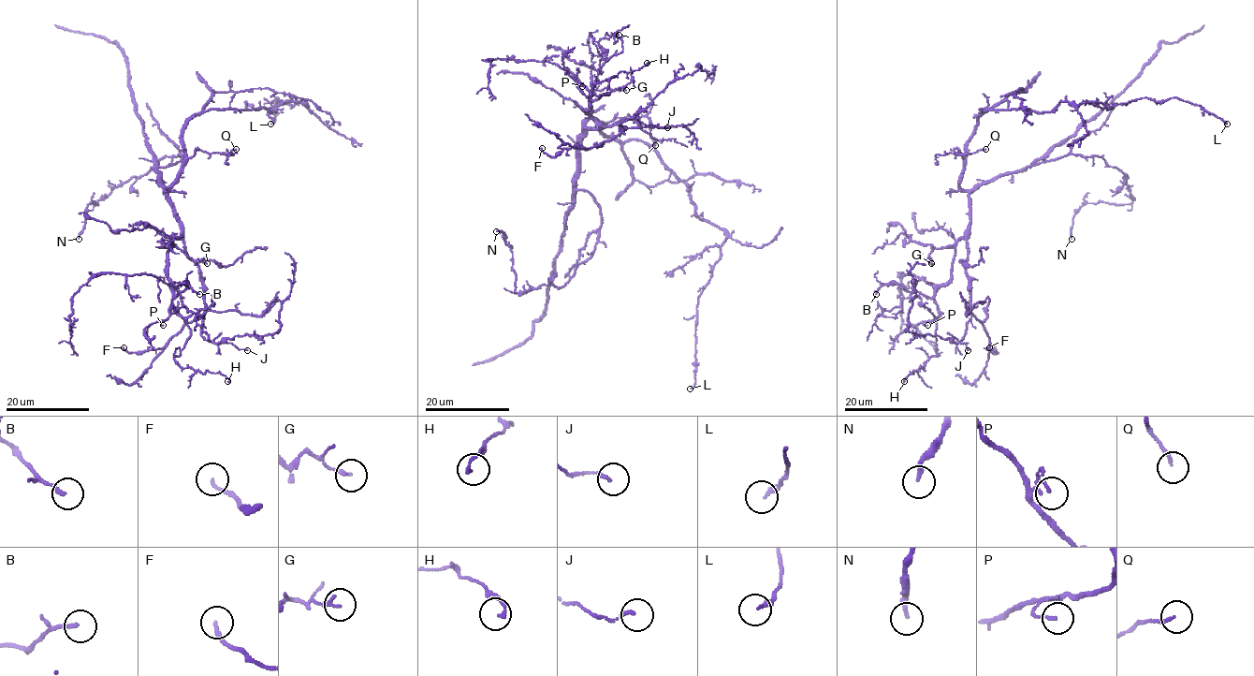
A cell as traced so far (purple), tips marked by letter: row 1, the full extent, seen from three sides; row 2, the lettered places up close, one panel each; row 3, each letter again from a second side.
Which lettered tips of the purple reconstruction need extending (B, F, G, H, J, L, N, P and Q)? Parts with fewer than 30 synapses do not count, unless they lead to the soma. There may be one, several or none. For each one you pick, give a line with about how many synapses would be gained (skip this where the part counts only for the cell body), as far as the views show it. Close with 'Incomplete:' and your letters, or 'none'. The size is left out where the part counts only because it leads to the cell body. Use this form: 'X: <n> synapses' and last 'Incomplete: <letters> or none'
Incomplete: none

